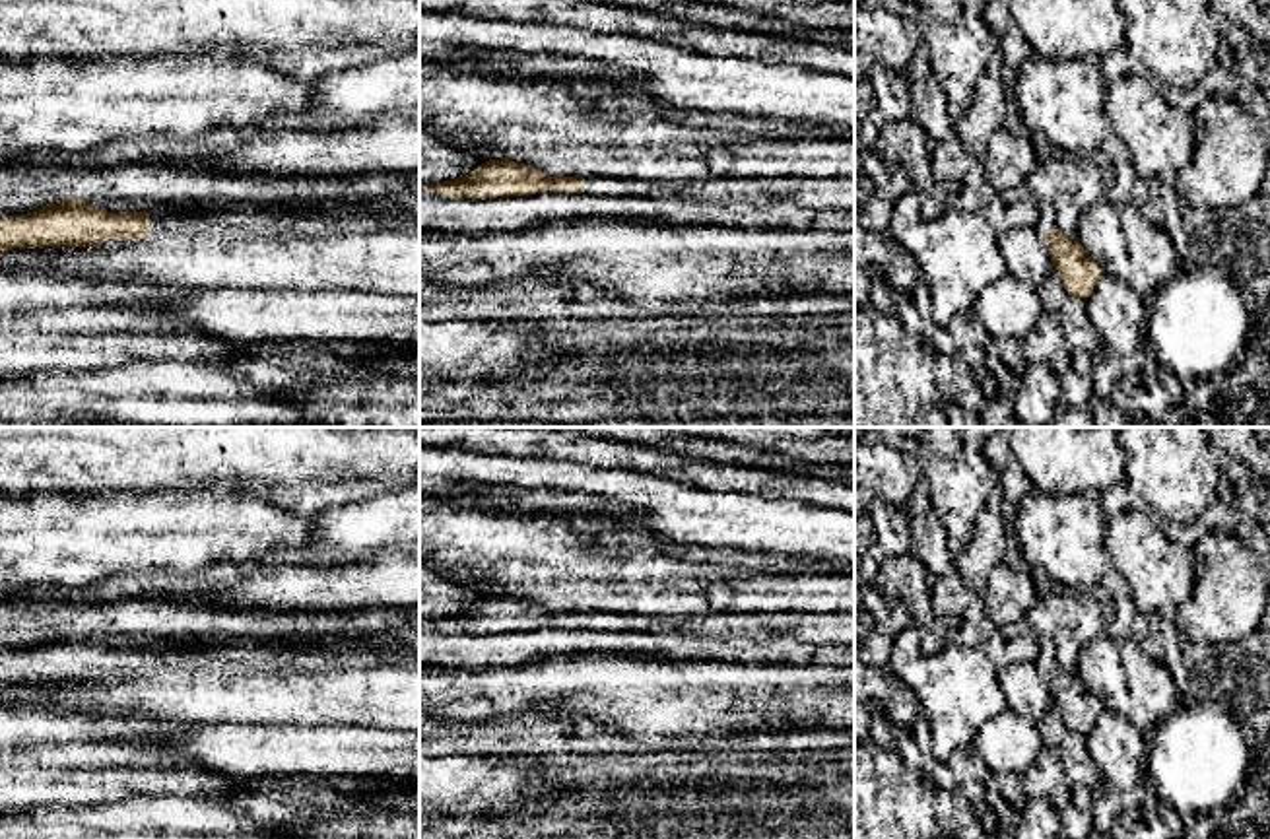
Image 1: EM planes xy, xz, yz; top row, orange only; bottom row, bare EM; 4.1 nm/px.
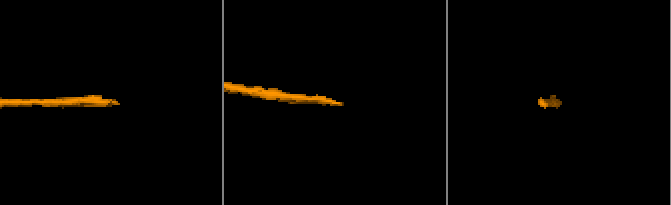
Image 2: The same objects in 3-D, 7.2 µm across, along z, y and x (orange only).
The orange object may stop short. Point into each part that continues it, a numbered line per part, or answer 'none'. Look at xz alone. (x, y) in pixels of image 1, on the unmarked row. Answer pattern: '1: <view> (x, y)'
1: xz (602, 620)

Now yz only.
1: yz (1047, 653)

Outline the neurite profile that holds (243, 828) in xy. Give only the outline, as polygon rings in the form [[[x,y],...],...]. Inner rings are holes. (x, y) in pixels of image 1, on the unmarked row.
[[[134,796],[97,806],[43,806],[0,814],[0,839],[285,839],[284,823],[262,822],[204,796]]]

